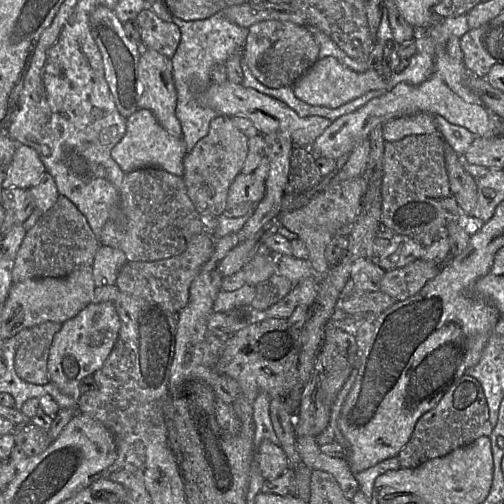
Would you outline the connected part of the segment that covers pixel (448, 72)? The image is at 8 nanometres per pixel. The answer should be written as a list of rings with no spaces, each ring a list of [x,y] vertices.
[[[437,47],[434,72],[426,81],[419,85],[400,82],[392,90],[371,99],[358,110],[332,121],[310,146],[311,154],[315,159],[324,157],[337,160],[361,141],[368,139],[375,127],[383,126],[392,119],[418,112],[438,114],[448,122],[468,129],[476,137],[492,137],[500,134],[501,118],[491,111],[476,93],[464,85],[464,76],[467,73],[468,69],[463,60],[450,57],[446,47]]]

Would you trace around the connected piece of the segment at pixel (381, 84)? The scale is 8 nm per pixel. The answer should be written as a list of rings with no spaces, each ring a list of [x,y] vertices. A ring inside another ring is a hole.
[[[333,57],[317,59],[317,61],[293,84],[296,98],[312,106],[330,109],[338,108],[369,91],[385,90],[386,81],[375,71],[355,72]]]

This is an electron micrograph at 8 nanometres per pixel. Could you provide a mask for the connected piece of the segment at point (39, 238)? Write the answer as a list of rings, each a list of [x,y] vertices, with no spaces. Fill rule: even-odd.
[[[59,195],[54,206],[26,232],[15,258],[12,281],[64,278],[81,267],[92,266],[100,246],[86,218],[68,198]]]

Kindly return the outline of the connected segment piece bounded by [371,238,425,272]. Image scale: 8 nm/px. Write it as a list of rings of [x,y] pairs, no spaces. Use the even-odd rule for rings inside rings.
[[[405,238],[403,241],[390,241],[390,246],[379,257],[373,257],[371,261],[386,272],[402,268],[420,259],[424,248],[412,238]]]

